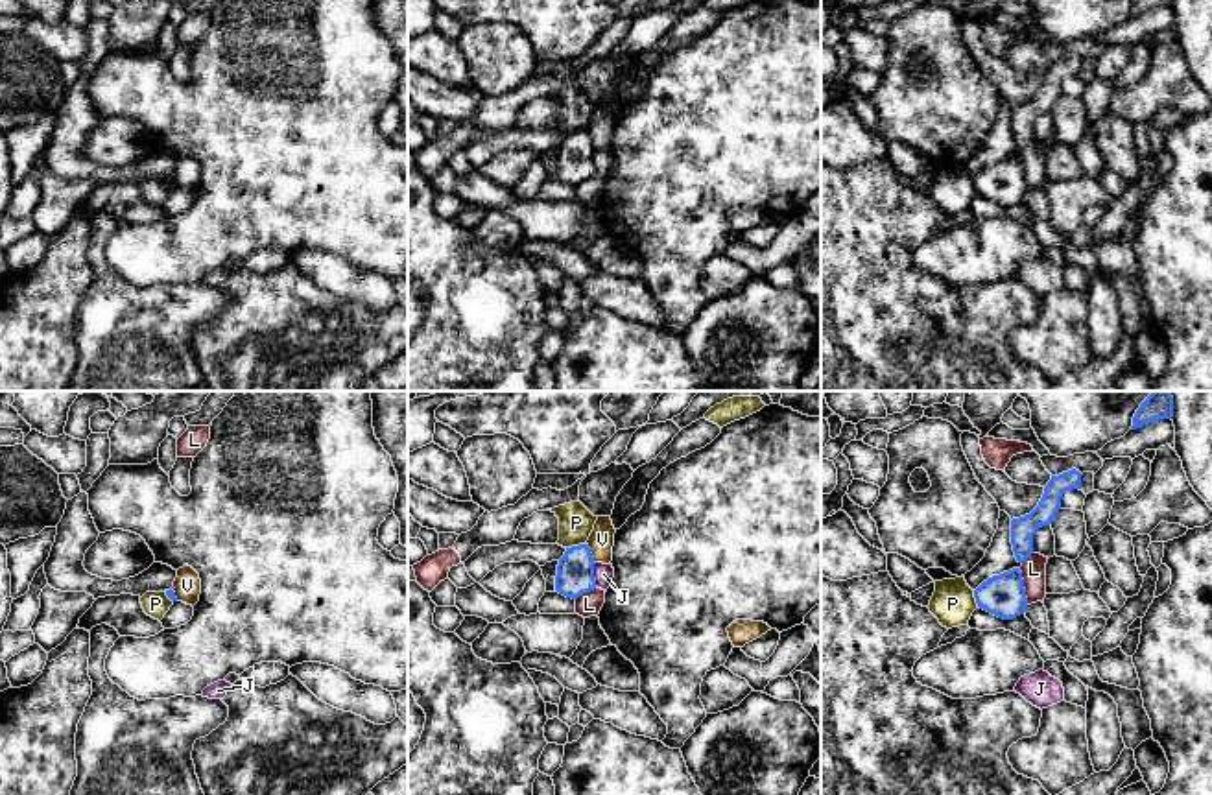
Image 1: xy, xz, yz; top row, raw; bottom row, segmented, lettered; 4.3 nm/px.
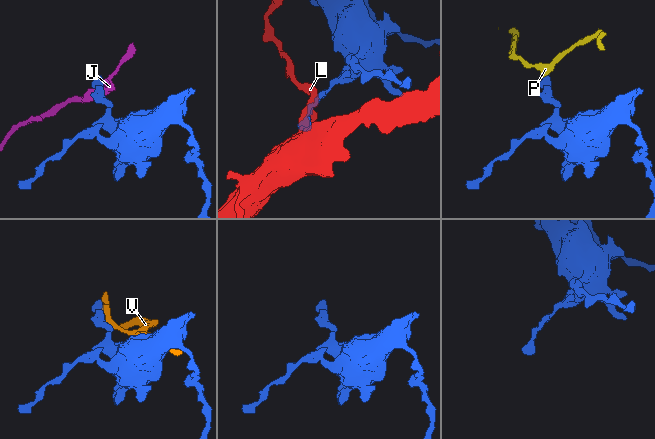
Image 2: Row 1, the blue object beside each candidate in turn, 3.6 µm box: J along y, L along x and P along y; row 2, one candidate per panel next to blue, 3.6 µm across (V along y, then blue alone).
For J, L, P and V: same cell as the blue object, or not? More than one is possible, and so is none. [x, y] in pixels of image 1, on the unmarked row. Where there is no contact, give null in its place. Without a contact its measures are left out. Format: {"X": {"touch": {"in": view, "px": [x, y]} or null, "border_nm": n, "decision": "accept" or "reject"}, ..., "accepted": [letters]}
{"J": {"touch": {"in": "xz", "px": [593, 161]}, "border_nm": 100, "decision": "reject"}, "L": {"touch": {"in": "yz", "px": [1022, 174]}, "border_nm": 160, "decision": "reject"}, "P": {"touch": {"in": "xz", "px": [576, 133]}, "border_nm": 90, "decision": "reject"}, "V": {"touch": {"in": "xz", "px": [591, 141]}, "border_nm": 100, "decision": "reject"}, "accepted": []}

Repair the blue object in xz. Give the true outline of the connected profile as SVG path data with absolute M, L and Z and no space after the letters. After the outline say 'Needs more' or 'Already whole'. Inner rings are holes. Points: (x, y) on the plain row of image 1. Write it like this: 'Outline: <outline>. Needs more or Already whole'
Outline: M588 131L566 135L557 151L555 177L572 186L594 177L594 151Z. Already whole

